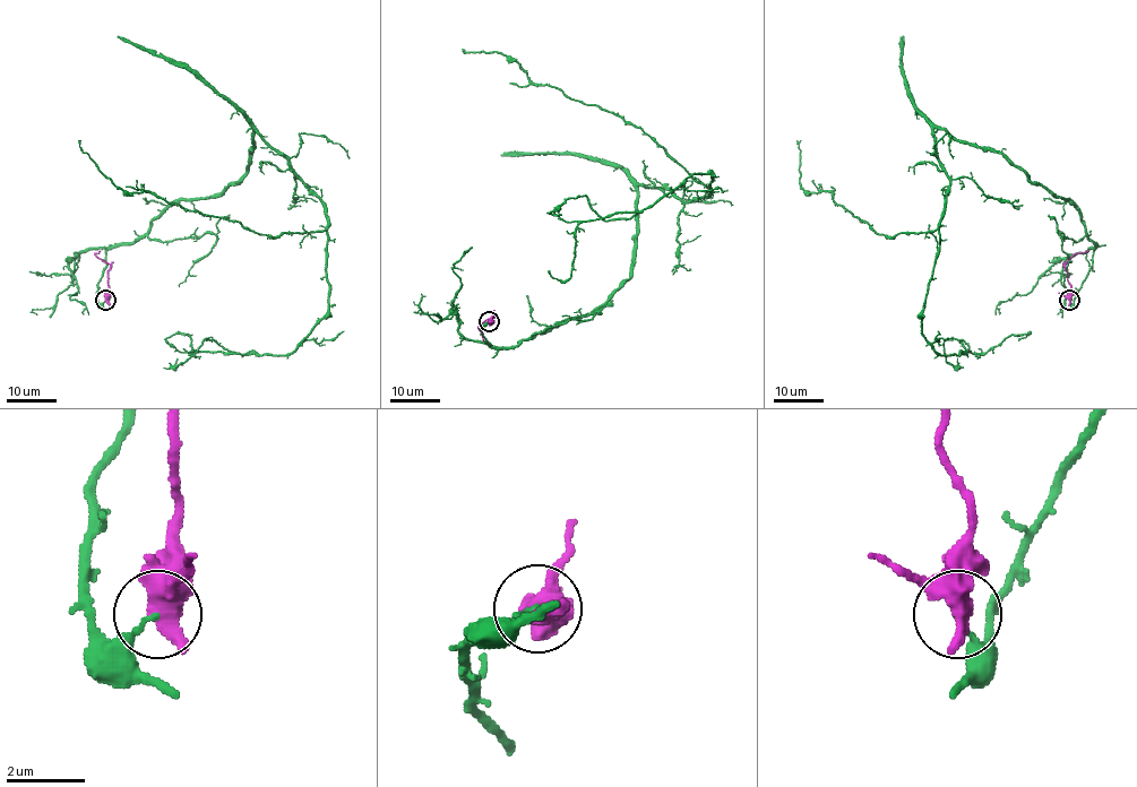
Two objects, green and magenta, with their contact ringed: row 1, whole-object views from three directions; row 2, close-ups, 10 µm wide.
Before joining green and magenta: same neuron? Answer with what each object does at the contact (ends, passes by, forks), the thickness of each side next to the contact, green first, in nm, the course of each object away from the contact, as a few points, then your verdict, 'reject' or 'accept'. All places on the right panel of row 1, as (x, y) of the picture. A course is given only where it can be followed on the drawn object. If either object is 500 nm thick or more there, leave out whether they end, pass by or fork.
120 nm thick on the green side, 700 nm on the other; green runs (1069, 300), (1094, 249), (1080, 214), (935, 128), (949, 192), (921, 335), (940, 355), (1018, 340); magenta runs (1069, 300), (1070, 285), (1065, 265), (1075, 253), (1088, 250); reject

